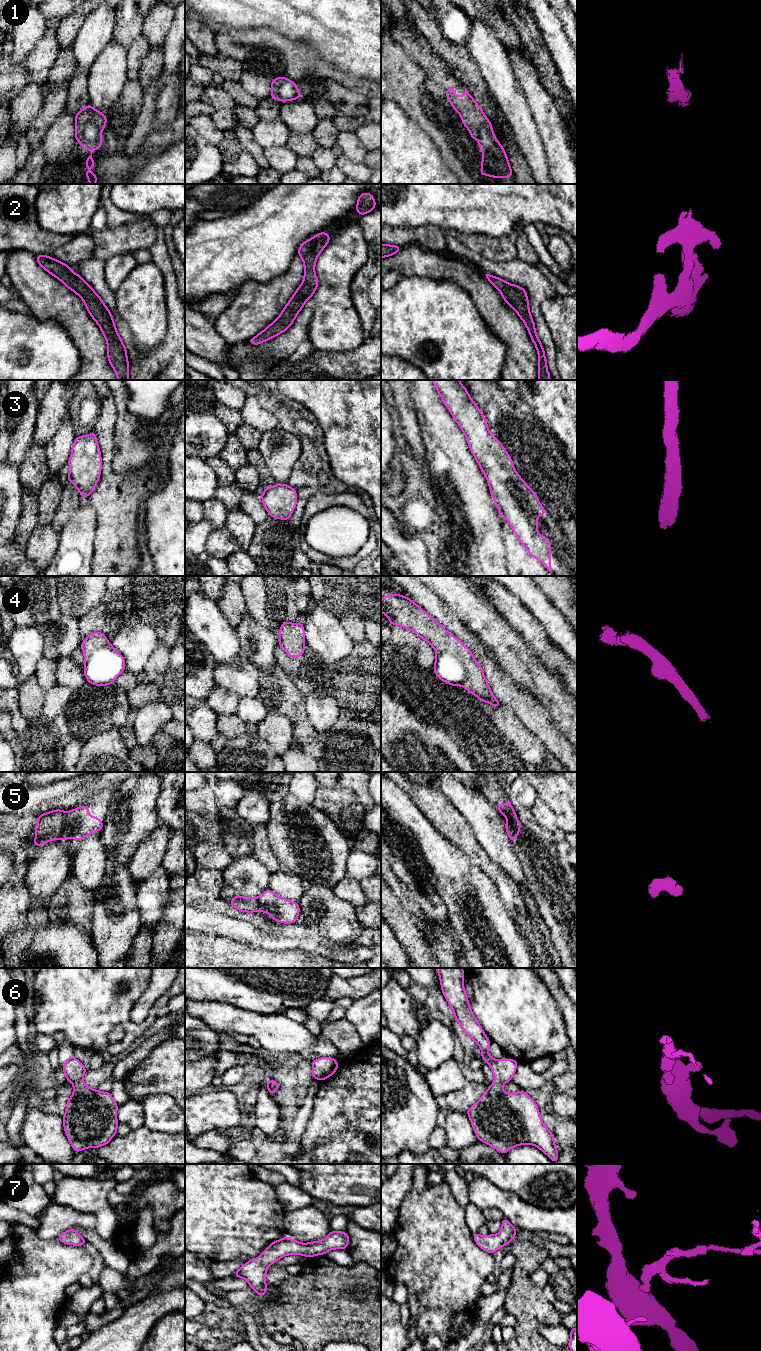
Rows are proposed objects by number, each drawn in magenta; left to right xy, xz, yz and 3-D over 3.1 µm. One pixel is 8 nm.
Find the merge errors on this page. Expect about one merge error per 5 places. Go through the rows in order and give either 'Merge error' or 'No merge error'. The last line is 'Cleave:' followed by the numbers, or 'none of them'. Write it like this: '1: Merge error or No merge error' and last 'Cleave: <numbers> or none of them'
1: No merge error
2: No merge error
3: No merge error
4: No merge error
5: Merge error
6: No merge error
7: No merge error
Cleave: 5

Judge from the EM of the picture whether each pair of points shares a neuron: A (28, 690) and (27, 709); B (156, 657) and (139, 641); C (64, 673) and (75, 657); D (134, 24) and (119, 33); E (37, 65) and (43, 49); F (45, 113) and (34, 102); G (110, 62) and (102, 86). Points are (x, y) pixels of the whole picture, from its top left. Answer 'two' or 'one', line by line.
A: one
B: two
C: one
D: one
E: one
F: two
G: one

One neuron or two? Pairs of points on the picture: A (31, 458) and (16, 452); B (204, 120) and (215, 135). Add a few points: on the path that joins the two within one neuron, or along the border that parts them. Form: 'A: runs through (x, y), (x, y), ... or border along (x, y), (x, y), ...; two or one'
A: border along (32, 442), (19, 469); two
B: runs through (204, 124), (211, 131); one

